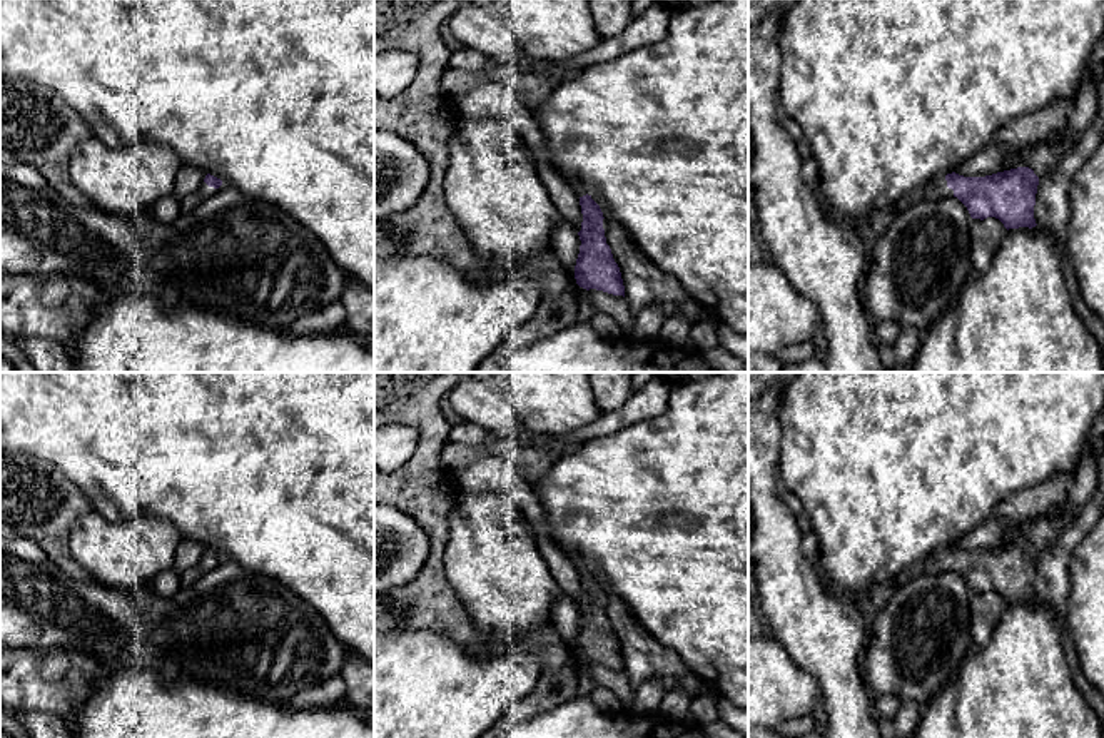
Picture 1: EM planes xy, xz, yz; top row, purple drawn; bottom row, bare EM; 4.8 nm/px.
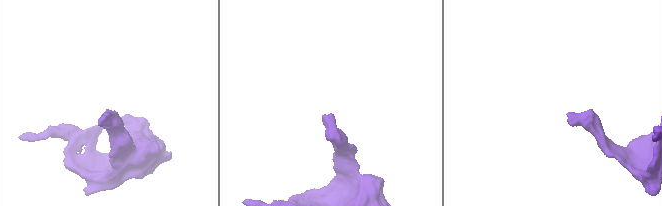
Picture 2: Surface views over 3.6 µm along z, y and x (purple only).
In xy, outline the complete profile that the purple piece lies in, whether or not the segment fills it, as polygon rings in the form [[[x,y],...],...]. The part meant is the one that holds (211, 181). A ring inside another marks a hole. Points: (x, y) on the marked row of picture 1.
[[[207,174],[202,184],[197,187],[197,190],[192,195],[180,200],[182,214],[195,210],[207,197],[214,195],[220,185],[220,179]]]

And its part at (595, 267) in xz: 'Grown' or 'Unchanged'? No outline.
Grown

